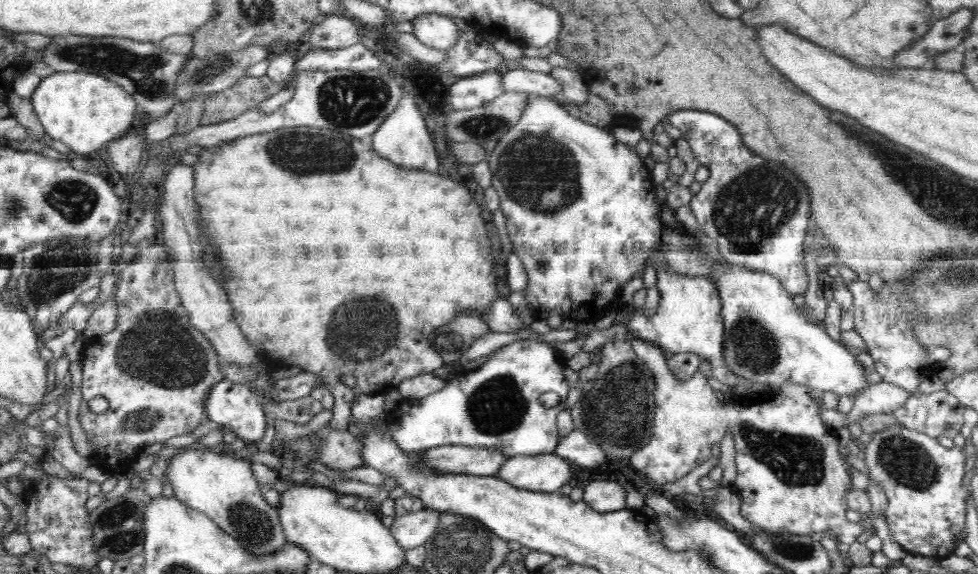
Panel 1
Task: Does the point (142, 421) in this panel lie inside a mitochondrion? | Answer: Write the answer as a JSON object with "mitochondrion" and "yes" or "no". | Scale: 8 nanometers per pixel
{"mitochondrion":"yes"}

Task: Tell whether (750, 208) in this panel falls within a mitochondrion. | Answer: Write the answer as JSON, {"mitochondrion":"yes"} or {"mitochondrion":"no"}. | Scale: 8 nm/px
{"mitochondrion":"yes"}

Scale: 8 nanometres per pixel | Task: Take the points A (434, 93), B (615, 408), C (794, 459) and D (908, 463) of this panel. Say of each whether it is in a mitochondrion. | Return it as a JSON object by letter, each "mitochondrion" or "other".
{"A":"mitochondrion","B":"mitochondrion","C":"mitochondrion","D":"mitochondrion"}

